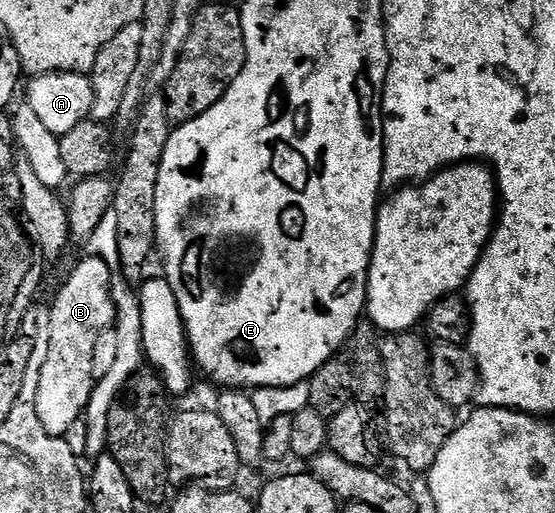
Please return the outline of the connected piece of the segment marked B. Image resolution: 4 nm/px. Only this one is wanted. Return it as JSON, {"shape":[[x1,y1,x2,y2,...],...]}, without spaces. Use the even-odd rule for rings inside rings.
{"shape":[[93,255,86,258,70,273,50,309,48,363,40,373,40,391,36,393,36,411,44,431,61,437,85,414,96,378,92,359,96,341,115,324,116,306,110,290,111,266]]}

